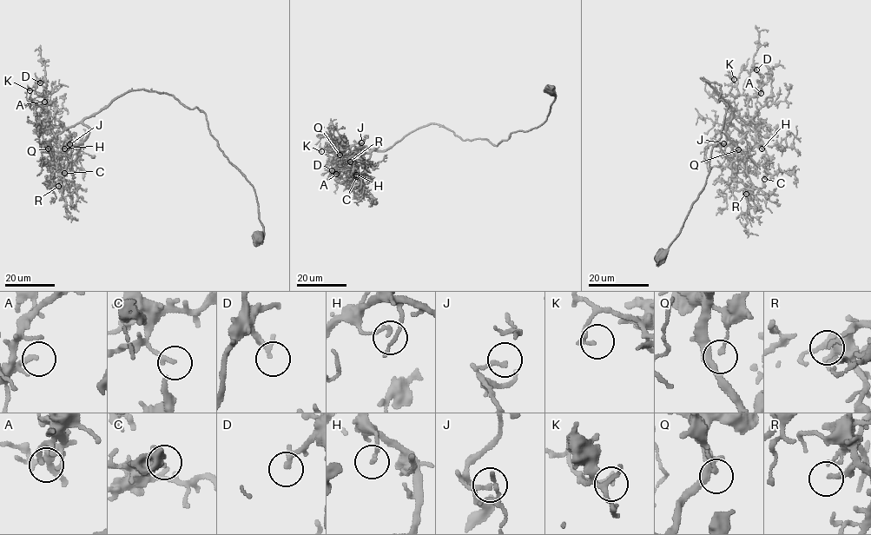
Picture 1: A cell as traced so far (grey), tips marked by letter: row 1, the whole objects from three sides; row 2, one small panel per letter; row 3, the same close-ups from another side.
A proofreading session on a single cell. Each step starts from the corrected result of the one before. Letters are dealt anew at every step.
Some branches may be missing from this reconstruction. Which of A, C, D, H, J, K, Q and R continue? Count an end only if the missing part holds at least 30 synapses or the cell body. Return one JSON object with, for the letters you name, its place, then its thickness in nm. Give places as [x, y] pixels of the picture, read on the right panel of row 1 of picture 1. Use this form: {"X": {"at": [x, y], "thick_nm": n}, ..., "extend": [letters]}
{"A": {"at": [761, 93], "thick_nm": 200}, "extend": ["A"]}

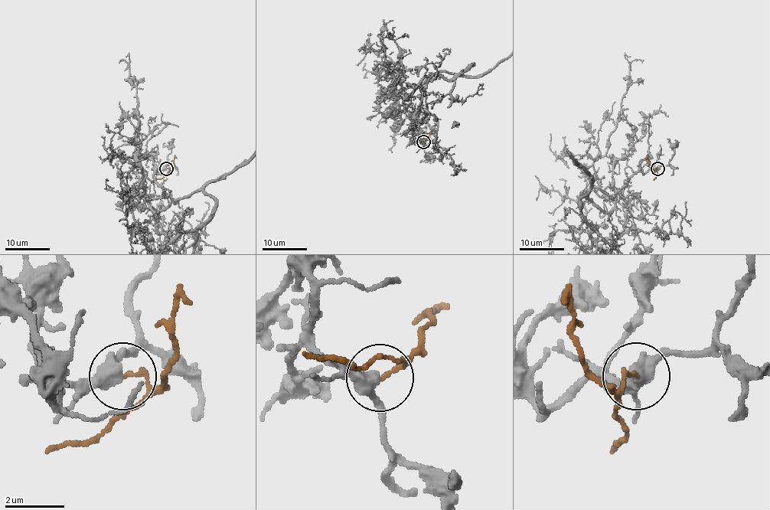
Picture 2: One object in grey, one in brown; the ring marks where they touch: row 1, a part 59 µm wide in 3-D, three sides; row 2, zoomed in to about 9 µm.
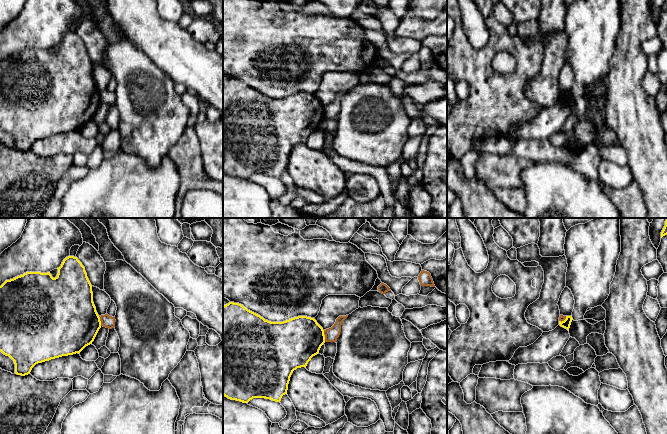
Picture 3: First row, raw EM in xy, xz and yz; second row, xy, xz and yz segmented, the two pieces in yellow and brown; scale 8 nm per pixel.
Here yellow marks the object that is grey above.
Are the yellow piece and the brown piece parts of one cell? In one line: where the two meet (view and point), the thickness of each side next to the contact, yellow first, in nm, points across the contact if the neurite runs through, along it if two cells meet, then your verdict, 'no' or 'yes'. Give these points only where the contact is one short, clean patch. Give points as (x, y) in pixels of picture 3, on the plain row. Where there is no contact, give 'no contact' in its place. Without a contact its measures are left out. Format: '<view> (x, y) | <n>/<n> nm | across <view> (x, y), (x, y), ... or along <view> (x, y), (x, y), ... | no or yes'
xz (324, 112) | 380/110 nm | along xz (323, 106), (325, 117) | no

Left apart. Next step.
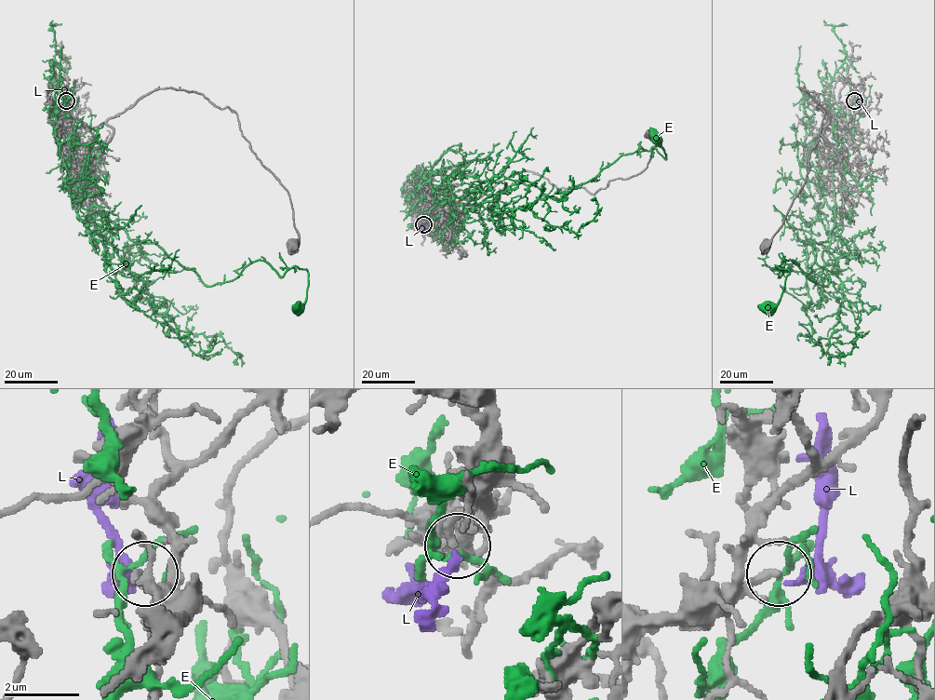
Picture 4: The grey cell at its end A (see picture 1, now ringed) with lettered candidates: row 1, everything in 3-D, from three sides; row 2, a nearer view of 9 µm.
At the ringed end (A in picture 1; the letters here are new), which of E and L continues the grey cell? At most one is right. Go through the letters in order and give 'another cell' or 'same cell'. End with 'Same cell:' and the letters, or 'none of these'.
E: another cell
L: another cell
Same cell: none of these

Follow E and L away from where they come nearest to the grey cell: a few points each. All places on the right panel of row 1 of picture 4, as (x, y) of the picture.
E: (855, 99), (833, 154), (834, 227), (813, 250), (830, 282), (786, 261), (768, 310)
L: (854, 101), (857, 89)

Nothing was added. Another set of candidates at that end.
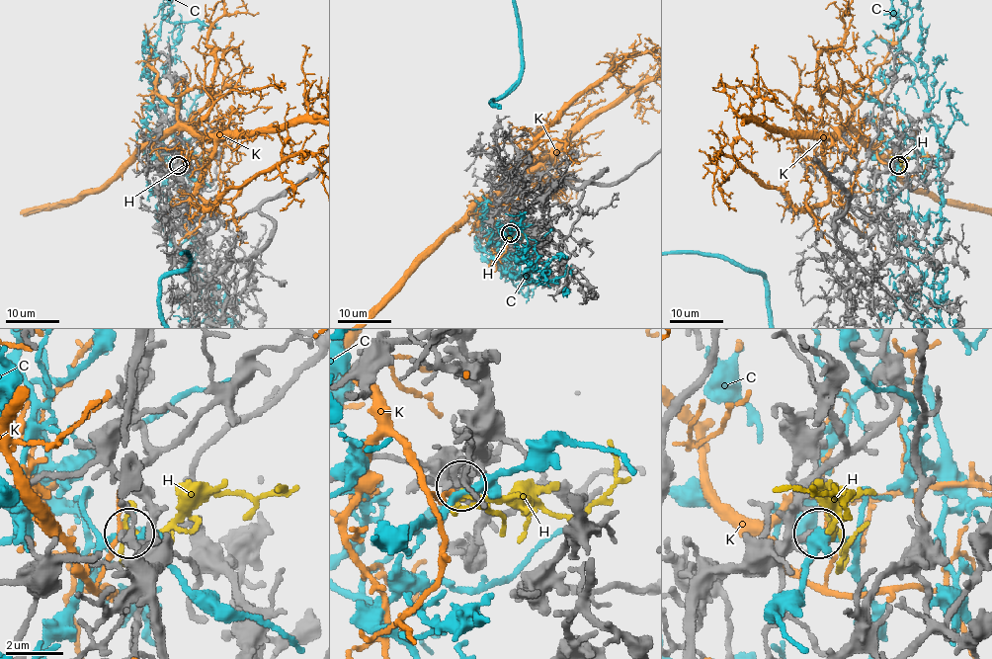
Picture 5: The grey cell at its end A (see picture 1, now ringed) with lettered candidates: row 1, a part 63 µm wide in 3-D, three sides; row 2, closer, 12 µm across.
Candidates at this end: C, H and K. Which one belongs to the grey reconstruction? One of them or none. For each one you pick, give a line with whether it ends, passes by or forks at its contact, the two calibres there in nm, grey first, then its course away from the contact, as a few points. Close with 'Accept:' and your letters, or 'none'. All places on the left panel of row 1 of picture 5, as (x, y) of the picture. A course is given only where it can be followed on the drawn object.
H: it forks; calibres 200 and 170 nm
Accept: H

